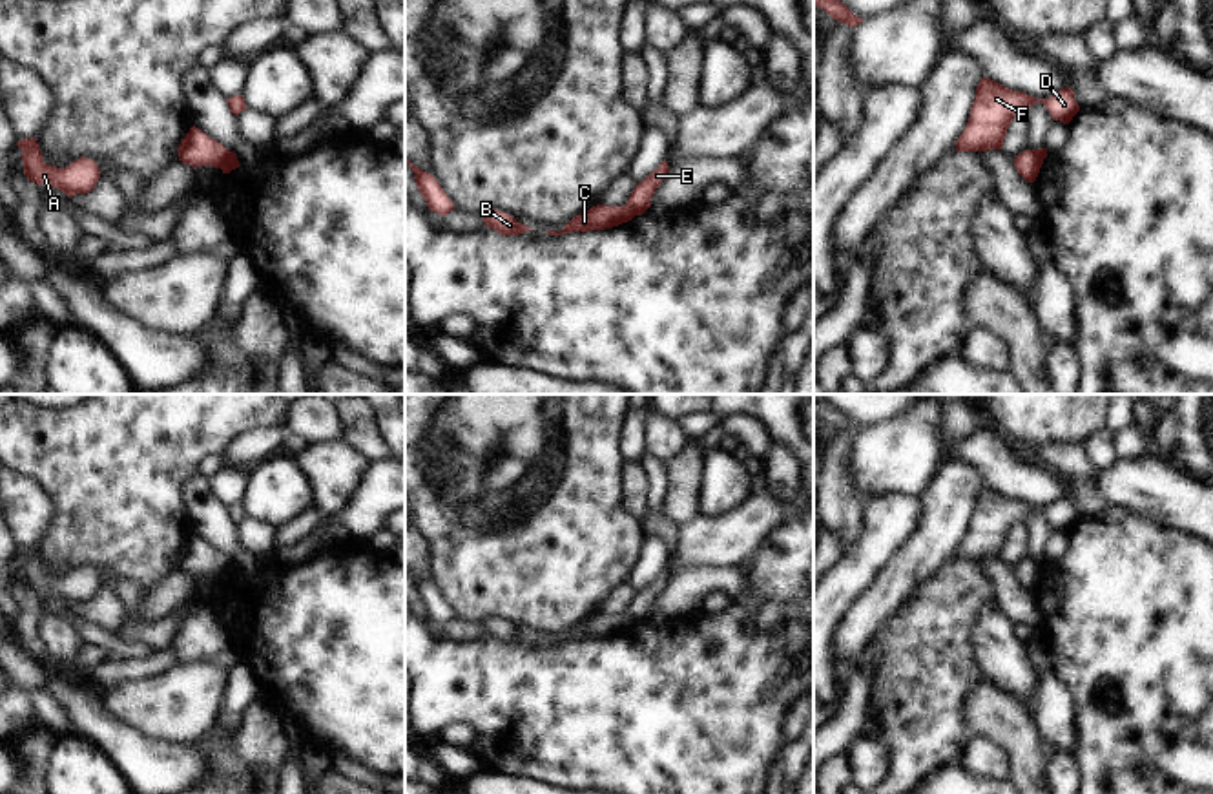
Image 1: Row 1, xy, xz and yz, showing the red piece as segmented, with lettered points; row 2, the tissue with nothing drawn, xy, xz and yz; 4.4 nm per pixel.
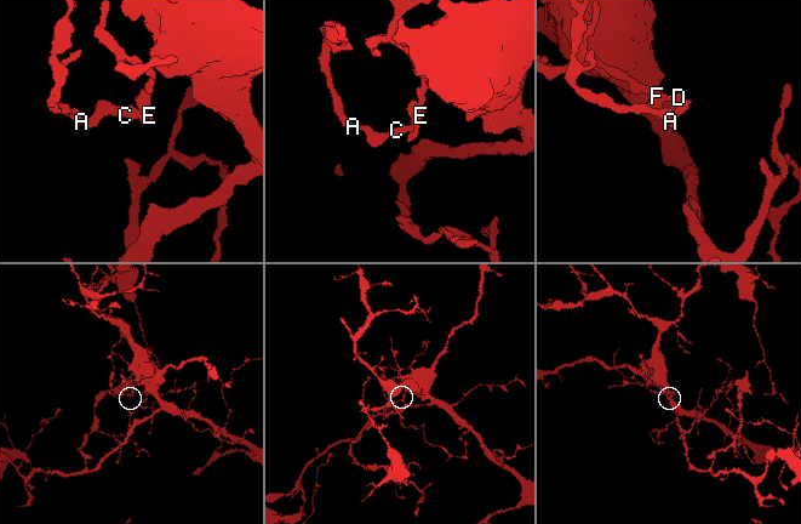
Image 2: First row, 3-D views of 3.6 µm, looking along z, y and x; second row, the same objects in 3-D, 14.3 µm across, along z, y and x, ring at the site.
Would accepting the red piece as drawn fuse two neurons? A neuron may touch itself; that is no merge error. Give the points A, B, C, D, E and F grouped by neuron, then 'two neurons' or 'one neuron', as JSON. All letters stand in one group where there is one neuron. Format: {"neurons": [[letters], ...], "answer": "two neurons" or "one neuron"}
{"neurons": [["A", "B", "C"], ["D", "E", "F"]], "answer": "two neurons"}

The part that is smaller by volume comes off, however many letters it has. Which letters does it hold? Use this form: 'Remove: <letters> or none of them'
Remove: D, E, F

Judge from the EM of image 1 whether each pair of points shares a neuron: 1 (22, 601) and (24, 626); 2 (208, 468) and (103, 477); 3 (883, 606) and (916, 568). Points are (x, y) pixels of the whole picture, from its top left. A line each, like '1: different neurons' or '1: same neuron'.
1: same neuron
2: different neurons
3: same neuron

